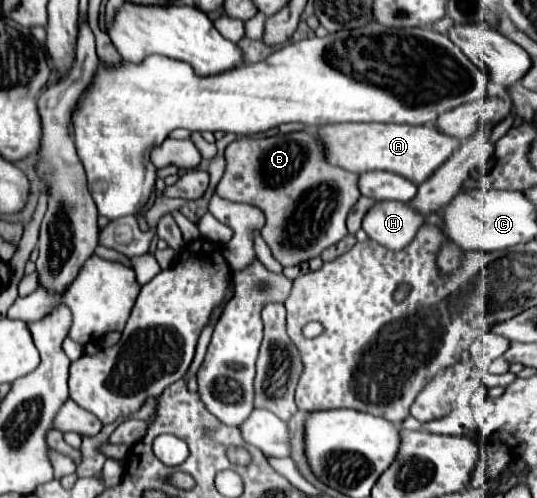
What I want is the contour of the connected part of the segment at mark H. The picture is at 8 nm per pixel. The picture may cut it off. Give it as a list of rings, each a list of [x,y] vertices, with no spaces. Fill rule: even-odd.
[[[377,201],[363,219],[363,229],[369,239],[383,243],[389,249],[403,249],[411,243],[417,229],[425,223],[425,215],[415,215],[407,203]]]

